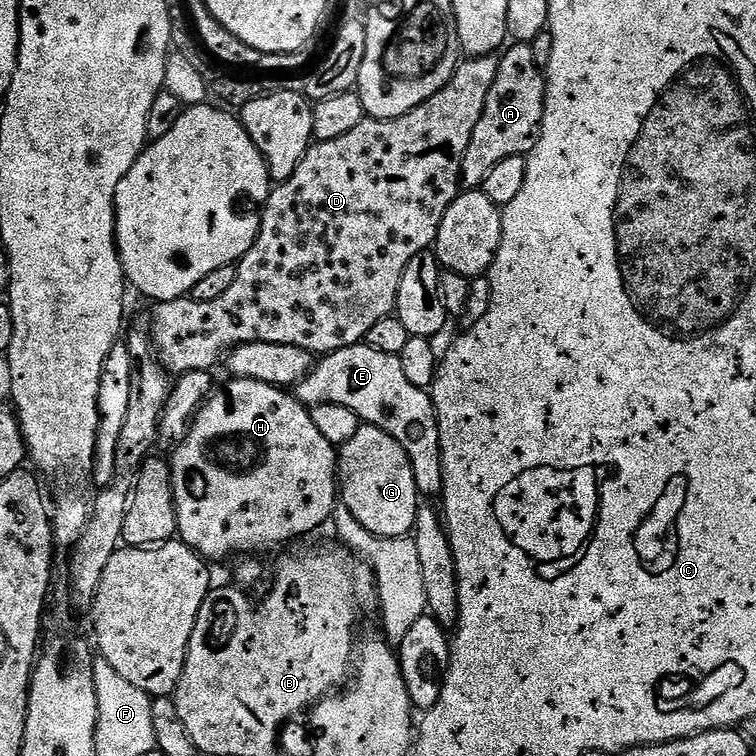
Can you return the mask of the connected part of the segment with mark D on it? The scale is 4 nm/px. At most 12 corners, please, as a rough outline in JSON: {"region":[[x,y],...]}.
{"region":[[500,56],[313,143],[169,373],[361,343],[435,245]]}

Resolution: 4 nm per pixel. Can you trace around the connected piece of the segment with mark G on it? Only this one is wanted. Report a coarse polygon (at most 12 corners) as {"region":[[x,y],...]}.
{"region":[[366,423],[339,445],[338,496],[408,536],[422,503],[406,450]]}

